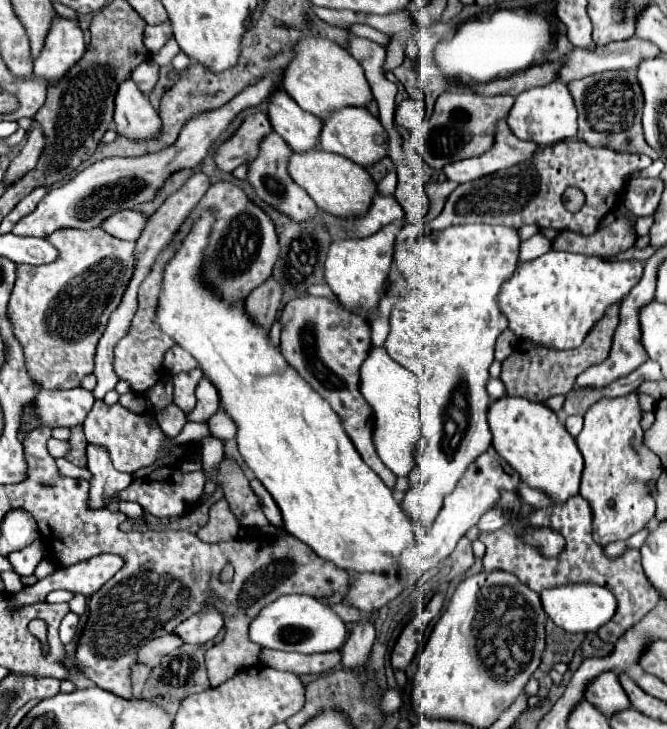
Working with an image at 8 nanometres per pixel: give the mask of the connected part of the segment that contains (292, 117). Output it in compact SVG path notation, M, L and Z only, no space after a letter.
M283 88L277 94L273 94L267 114L273 130L281 138L285 138L285 142L291 146L293 152L303 154L319 146L319 134L323 122L313 114L301 110L297 102L289 98Z

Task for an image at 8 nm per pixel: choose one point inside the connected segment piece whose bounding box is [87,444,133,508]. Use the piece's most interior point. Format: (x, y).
(106, 482)

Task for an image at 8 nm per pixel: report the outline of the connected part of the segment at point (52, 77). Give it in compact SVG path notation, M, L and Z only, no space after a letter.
M57 16L47 34L45 46L35 60L33 74L45 80L47 86L53 86L71 72L71 68L81 60L83 54L85 40L79 24Z

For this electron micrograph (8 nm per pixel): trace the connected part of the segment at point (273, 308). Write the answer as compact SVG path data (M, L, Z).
M269 276L261 286L253 290L253 294L247 296L247 310L255 322L263 324L269 330L271 322L277 316L277 310L281 308L281 298L283 298L281 284L273 276Z

